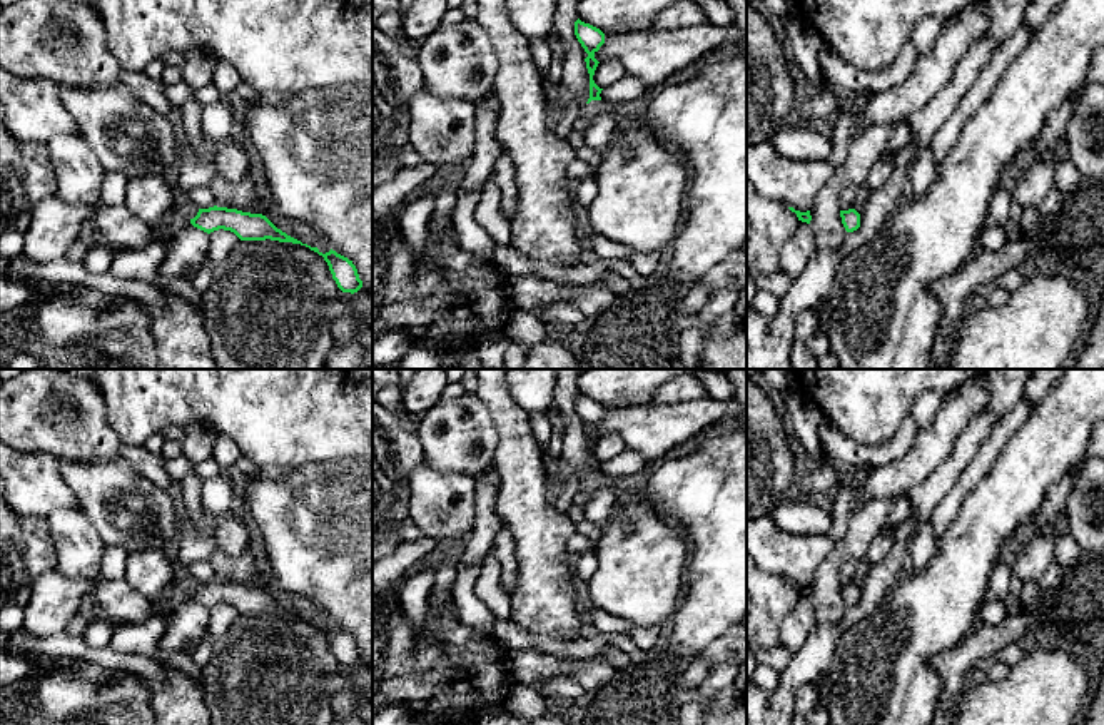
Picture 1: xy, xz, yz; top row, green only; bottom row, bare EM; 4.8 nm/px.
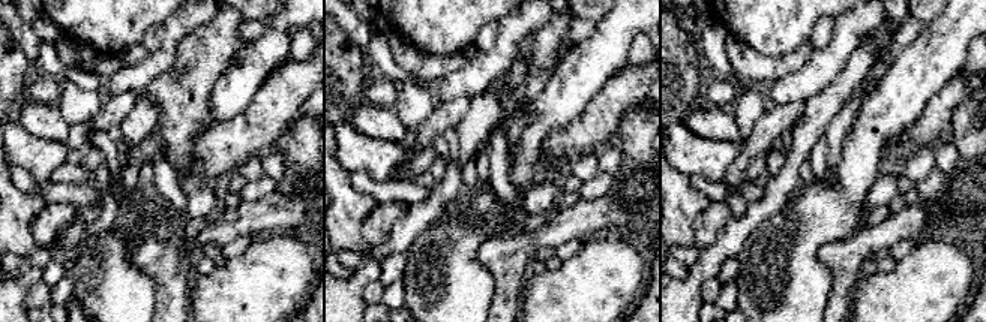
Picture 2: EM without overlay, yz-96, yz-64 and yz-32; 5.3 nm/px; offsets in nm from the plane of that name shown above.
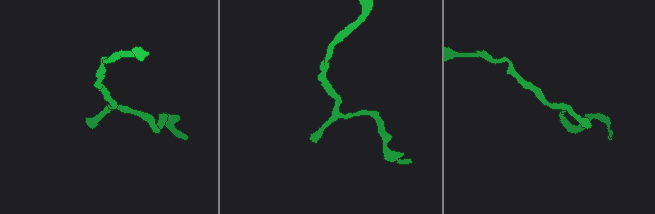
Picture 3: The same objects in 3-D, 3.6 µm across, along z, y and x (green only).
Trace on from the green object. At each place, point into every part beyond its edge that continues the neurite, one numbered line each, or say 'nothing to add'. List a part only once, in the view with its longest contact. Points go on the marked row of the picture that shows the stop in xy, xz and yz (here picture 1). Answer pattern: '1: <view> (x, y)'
nothing to add

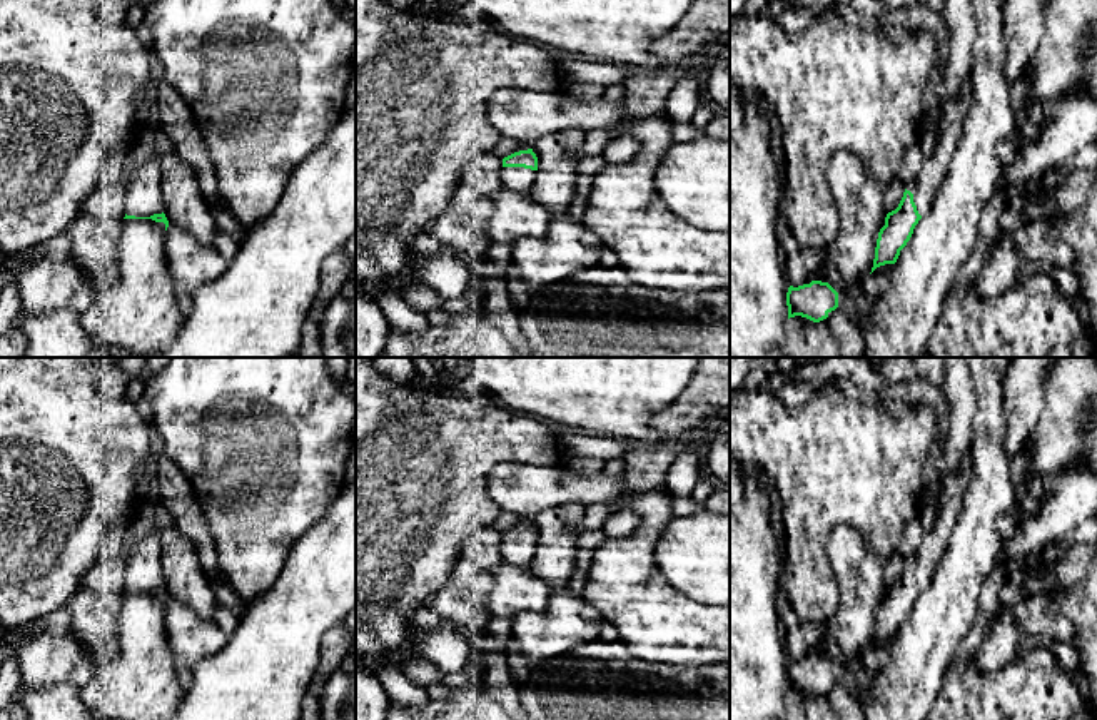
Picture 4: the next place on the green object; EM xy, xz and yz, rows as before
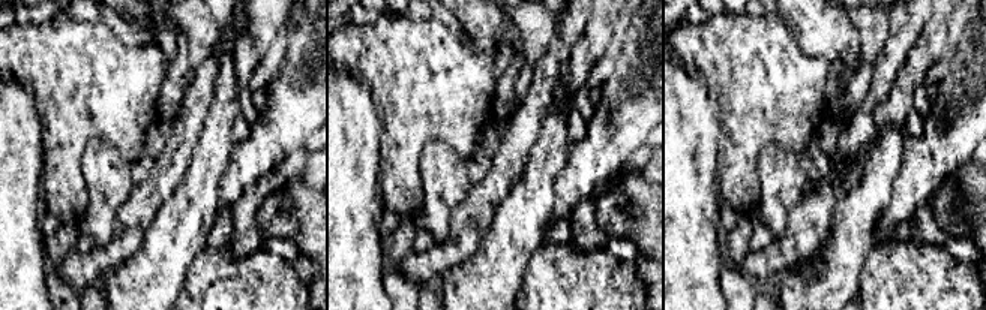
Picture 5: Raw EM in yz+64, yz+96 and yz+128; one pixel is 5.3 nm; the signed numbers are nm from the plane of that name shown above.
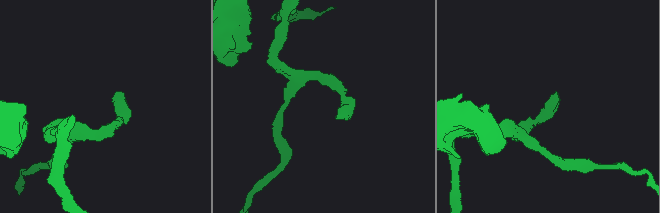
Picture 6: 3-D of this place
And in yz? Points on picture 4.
1: yz (932, 174)

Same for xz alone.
1: xz (518, 179)

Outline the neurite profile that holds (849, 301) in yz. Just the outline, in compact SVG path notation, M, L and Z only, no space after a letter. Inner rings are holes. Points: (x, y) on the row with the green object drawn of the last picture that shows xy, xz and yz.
M825 264L825 274L828 284L838 292L838 307L847 312L847 316L862 329L863 327L863 311L862 299L857 296L843 281L840 272L833 264Z

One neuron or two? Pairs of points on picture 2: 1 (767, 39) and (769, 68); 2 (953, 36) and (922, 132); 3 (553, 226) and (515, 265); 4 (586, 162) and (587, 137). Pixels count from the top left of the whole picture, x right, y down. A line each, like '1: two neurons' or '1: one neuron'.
1: two neurons
2: two neurons
3: one neuron
4: two neurons

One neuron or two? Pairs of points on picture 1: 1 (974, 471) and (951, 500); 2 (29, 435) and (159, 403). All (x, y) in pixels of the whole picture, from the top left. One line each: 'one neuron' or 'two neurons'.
1: one neuron
2: two neurons

